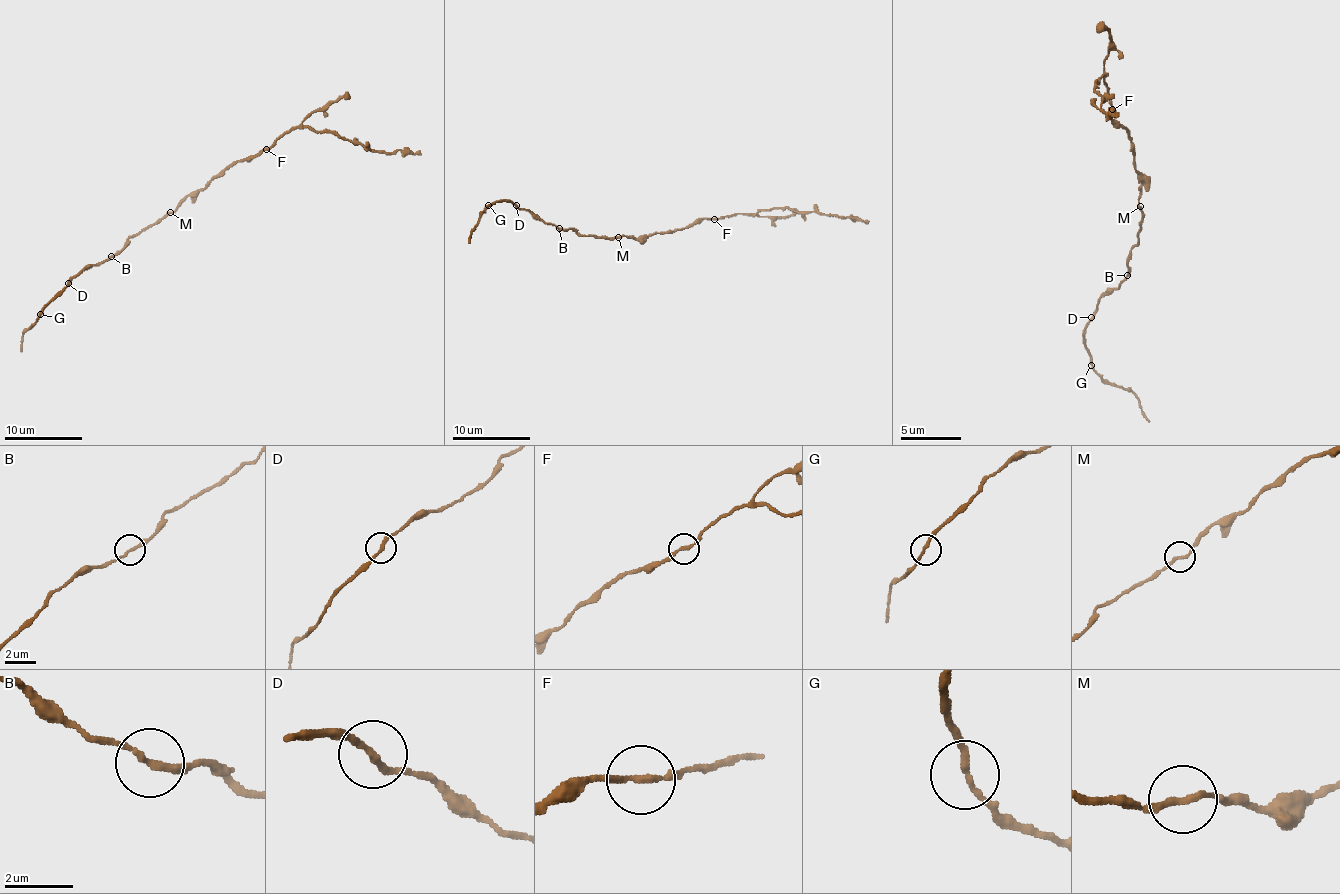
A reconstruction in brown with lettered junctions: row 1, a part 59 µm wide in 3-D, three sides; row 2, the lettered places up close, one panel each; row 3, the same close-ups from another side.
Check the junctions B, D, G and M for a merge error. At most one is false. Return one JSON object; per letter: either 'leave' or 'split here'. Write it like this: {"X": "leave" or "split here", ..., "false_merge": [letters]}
{"B": "leave", "D": "leave", "G": "leave", "M": "split here", "false_merge": ["M"]}

